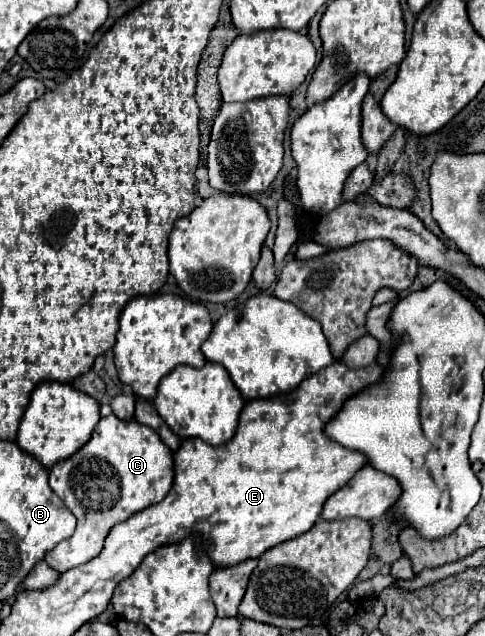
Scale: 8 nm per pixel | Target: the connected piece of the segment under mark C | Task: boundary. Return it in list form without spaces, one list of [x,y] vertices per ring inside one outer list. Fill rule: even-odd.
[[[114,414],[102,418],[92,438],[86,442],[86,446],[82,446],[82,450],[78,450],[78,454],[74,454],[74,458],[66,458],[66,462],[58,462],[58,466],[50,468],[50,488],[54,490],[54,494],[58,494],[64,500],[64,504],[70,510],[74,510],[78,526],[74,536],[52,548],[44,560],[48,562],[48,566],[52,566],[58,572],[66,572],[70,568],[86,564],[88,560],[100,554],[104,538],[108,536],[114,524],[130,518],[138,510],[144,510],[160,502],[168,494],[172,480],[174,480],[172,454],[154,430],[142,426],[136,420],[120,420]]]

